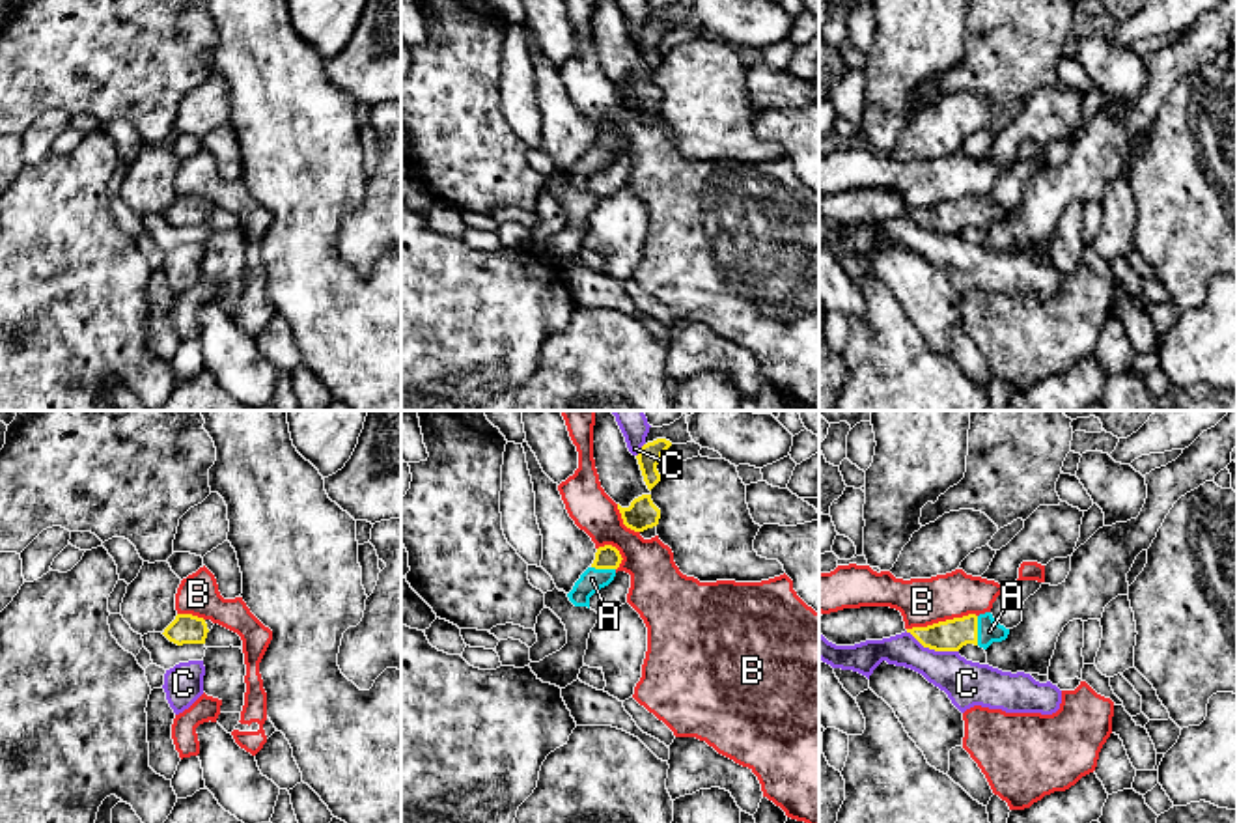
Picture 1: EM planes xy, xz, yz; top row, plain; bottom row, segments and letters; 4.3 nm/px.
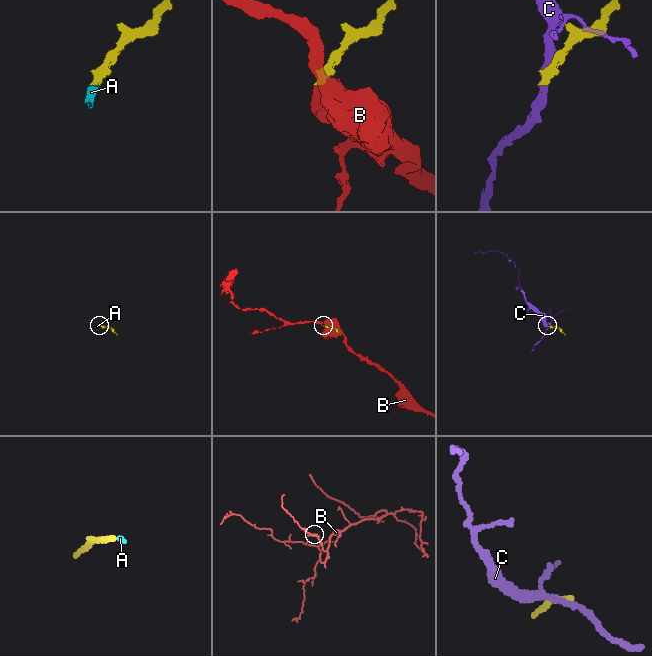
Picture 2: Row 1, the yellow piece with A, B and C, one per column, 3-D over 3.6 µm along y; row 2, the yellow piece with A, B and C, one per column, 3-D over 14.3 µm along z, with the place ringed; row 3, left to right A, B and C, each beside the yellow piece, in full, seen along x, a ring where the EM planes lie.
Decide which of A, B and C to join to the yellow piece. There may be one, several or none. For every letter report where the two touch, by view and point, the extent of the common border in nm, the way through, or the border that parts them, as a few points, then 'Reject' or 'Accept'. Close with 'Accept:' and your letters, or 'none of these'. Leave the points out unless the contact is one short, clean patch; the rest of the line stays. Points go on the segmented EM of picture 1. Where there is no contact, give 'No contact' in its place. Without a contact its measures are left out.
A: Touches yellow at yz (976, 631). Shared border 130 nm. Accept
B: Touches yellow at yz (941, 622). Shared border 320 nm. Boundary: yz (976, 614), (907, 629). Reject
C: Touches yellow at yz (931, 648). Shared border 240 nm. Reject
Accept: A

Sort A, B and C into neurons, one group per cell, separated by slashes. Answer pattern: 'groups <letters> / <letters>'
groups A / B / C

